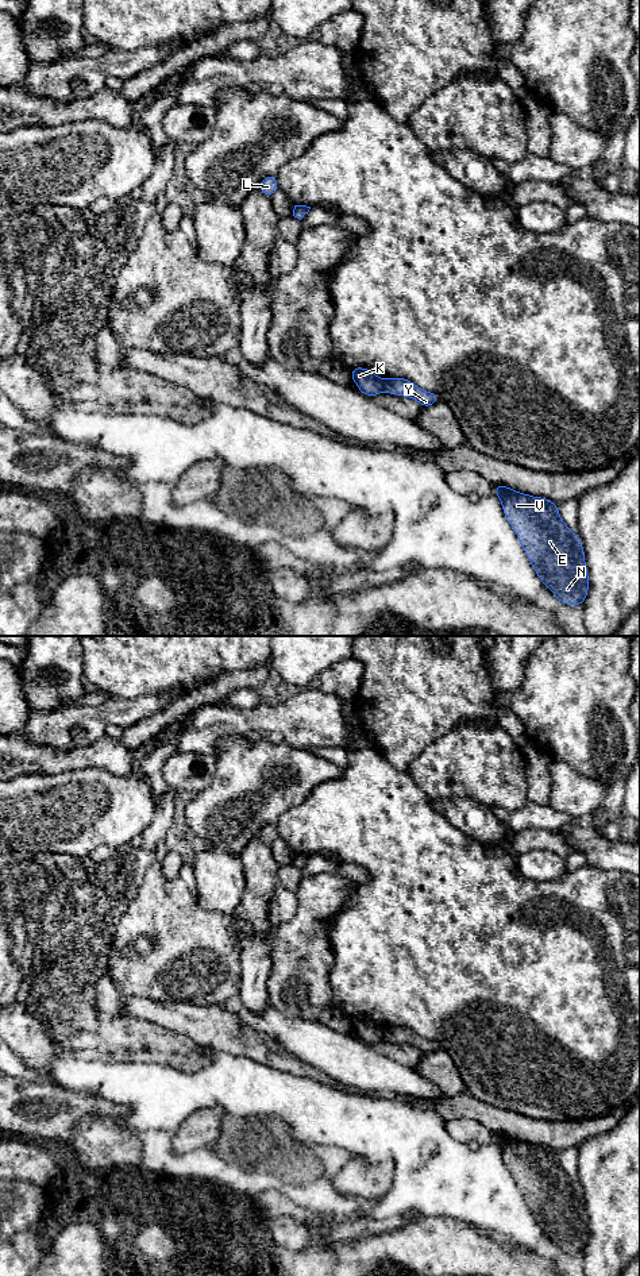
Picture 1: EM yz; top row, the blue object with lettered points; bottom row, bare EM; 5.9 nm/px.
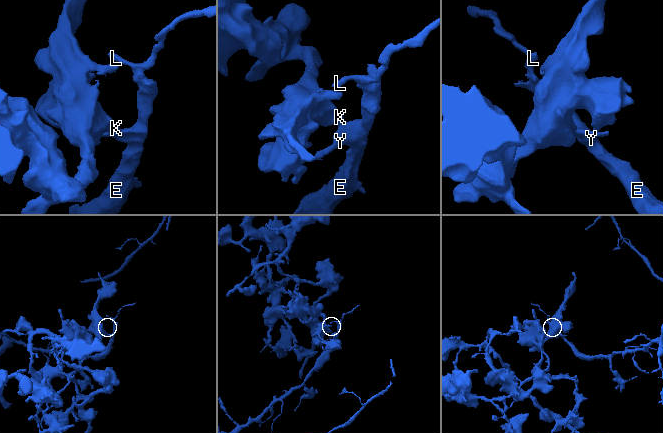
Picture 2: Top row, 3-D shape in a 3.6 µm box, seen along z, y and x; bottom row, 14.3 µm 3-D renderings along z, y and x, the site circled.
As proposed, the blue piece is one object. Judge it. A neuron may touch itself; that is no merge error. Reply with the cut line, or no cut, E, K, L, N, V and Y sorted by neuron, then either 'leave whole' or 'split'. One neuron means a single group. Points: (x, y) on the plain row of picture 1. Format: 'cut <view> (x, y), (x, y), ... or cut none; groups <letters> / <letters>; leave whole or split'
cut yz (384, 1028), (385, 1039); groups E L N V Y / K; split

